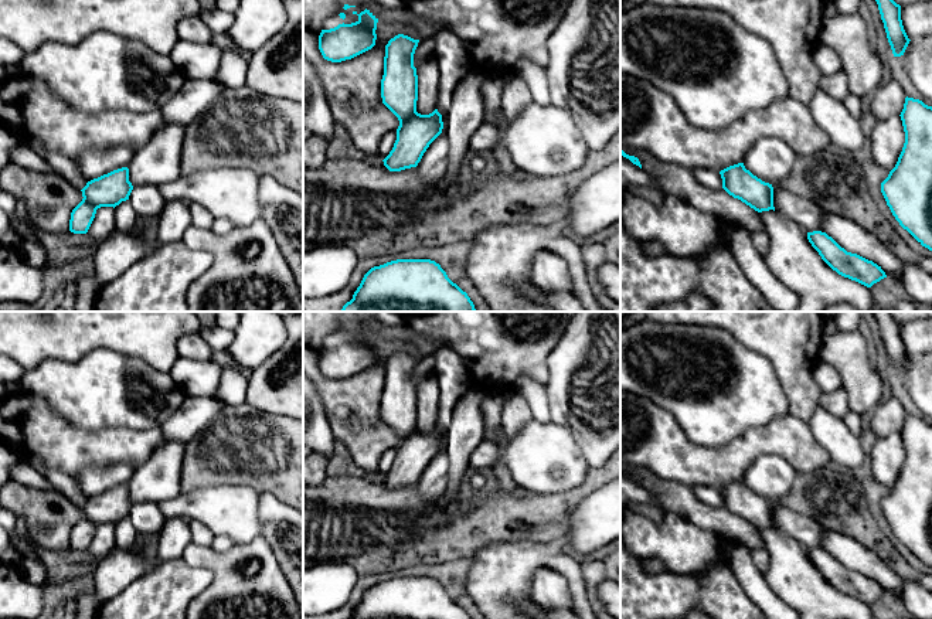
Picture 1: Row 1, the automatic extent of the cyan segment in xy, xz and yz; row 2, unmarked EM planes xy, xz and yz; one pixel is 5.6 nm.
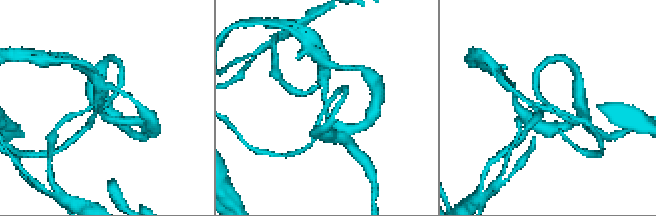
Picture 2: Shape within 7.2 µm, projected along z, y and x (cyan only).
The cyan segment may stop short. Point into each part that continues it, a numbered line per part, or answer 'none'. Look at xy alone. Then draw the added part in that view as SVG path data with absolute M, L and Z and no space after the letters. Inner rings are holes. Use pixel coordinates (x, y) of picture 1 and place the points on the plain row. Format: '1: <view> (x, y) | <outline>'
1: xy (159, 478) | M161 441L147 460L136 467L127 483L133 504L161 503L181 493L181 470L186 443Z

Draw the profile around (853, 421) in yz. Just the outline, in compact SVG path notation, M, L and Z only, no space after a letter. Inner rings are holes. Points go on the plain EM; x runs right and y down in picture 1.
M848 409L848 412L844 415L843 421L853 435L860 436L860 433L861 433L861 415Z

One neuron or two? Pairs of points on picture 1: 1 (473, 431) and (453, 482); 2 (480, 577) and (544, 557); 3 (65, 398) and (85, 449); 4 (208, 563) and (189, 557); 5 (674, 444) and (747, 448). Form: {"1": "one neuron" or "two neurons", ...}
{"1": "one neuron", "2": "one neuron", "3": "two neurons", "4": "one neuron", "5": "one neuron"}

